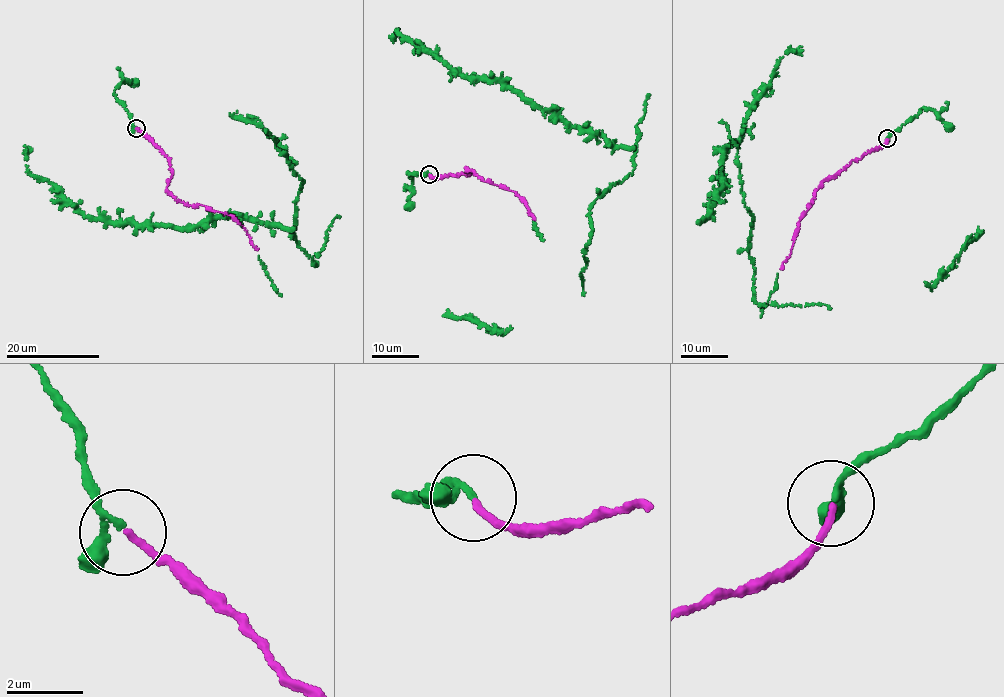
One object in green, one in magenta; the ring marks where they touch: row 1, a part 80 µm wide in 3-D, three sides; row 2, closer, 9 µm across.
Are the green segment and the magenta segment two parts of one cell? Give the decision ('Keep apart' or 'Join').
Join

